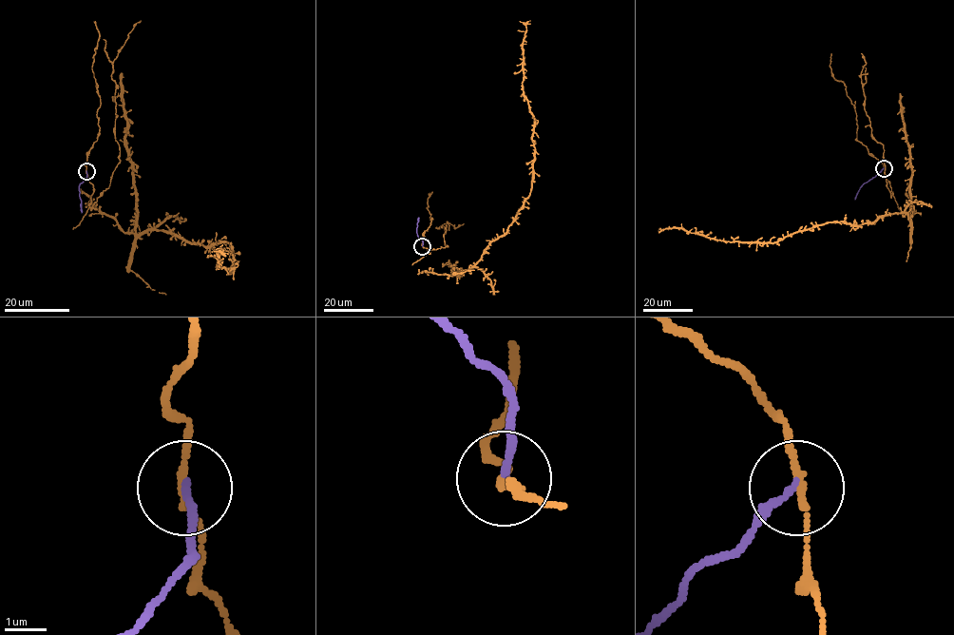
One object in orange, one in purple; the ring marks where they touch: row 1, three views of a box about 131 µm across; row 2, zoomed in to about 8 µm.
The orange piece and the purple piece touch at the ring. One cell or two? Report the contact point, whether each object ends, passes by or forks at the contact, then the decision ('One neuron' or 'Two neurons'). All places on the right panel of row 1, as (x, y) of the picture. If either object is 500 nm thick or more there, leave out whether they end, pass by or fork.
Place: (884, 168). At the ring orange passes by. At the ring purple ends. Two neurons

